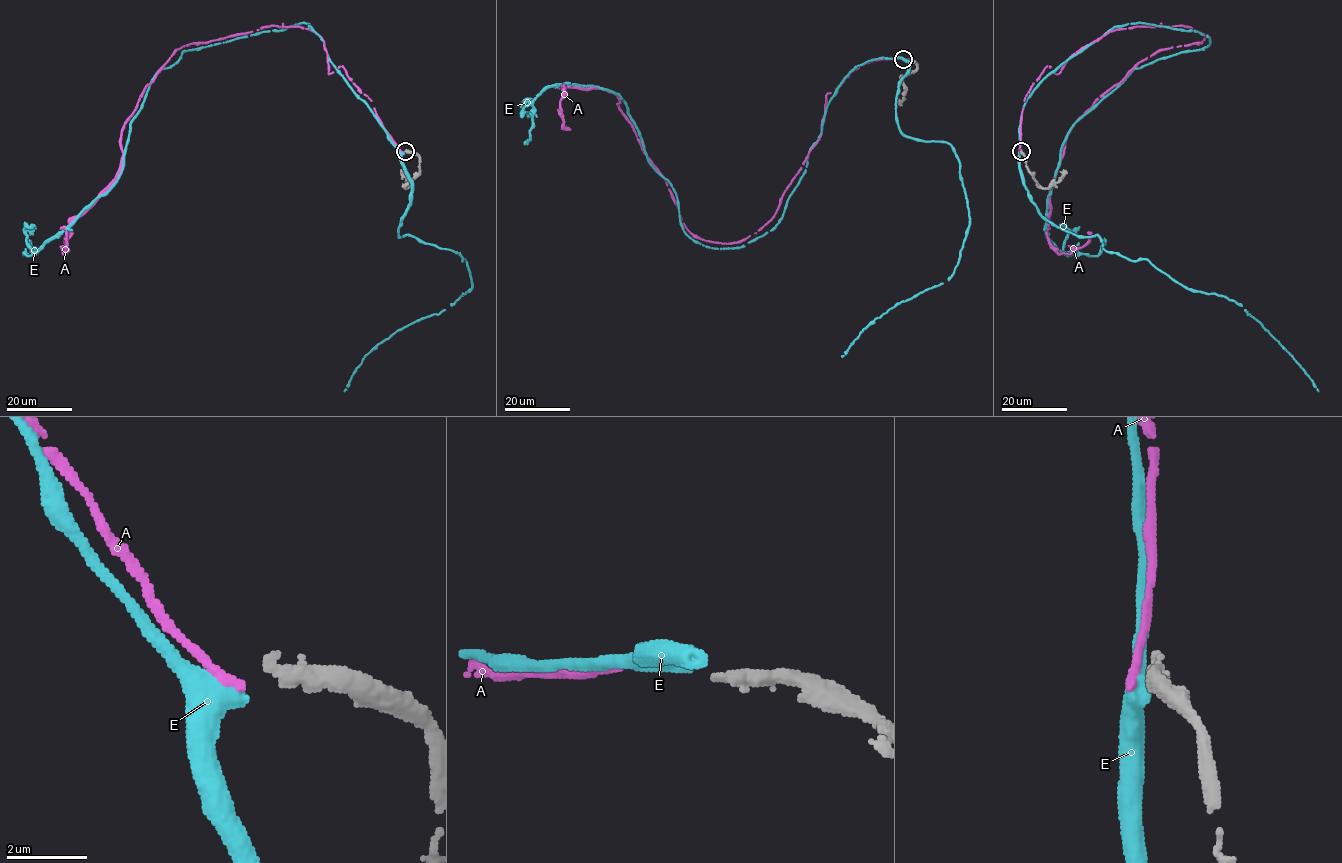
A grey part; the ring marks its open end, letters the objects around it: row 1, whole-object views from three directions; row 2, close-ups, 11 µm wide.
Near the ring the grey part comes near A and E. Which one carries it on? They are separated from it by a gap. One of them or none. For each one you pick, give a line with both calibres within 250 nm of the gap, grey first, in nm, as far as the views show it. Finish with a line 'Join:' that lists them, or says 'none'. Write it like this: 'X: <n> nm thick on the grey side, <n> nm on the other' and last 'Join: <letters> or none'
Join: none

